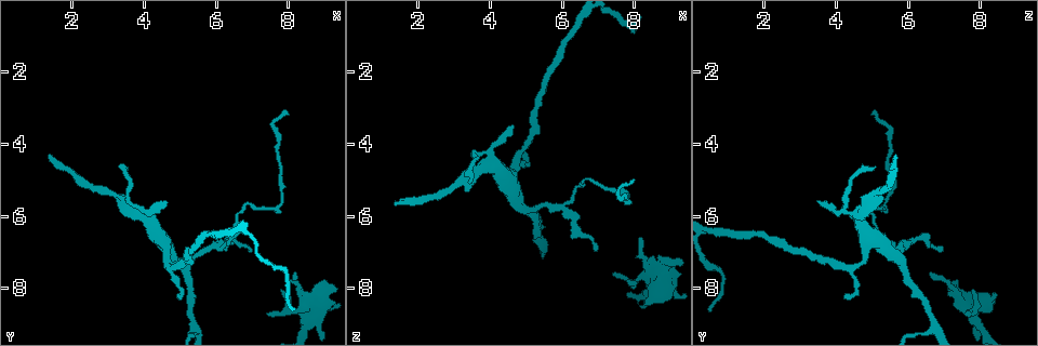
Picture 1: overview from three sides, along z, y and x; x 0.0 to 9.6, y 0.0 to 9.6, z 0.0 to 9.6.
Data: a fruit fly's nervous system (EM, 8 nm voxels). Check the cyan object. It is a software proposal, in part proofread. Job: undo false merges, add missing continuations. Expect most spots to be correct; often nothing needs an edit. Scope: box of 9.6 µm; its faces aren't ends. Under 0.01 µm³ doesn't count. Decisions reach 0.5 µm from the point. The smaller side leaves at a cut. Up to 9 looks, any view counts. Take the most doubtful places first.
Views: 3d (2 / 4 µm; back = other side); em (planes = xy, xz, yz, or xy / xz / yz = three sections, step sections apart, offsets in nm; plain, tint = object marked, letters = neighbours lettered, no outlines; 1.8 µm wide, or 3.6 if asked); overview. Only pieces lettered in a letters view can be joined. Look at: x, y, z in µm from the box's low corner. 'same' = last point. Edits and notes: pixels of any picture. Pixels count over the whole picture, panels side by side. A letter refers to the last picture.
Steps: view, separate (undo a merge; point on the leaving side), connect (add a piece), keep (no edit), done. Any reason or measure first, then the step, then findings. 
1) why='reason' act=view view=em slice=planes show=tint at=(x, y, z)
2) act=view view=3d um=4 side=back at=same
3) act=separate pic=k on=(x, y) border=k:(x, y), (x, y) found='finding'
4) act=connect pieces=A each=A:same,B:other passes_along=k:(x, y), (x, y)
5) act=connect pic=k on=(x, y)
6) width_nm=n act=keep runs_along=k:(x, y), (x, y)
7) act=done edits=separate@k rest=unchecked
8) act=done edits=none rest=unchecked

why='sharp bend' act=view view=em slice=planes show=letters at=(5.80, 6.85, 5.70)

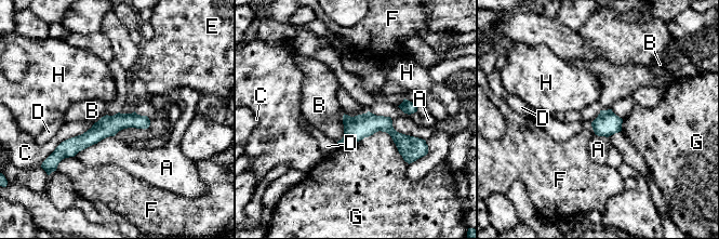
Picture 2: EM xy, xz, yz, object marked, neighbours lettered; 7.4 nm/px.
width_nm=160 longest_contact=G:420nm act=keep each=A:other,B:other,C:other,D:other,E:other,F:other,G:other,H:other found='continuous, no second neuron'

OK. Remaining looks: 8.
why='abrupt turn' act=view view=em um=3.6 slice=yz step=16 show=letters at=(8.70, 8.45, 7.75)

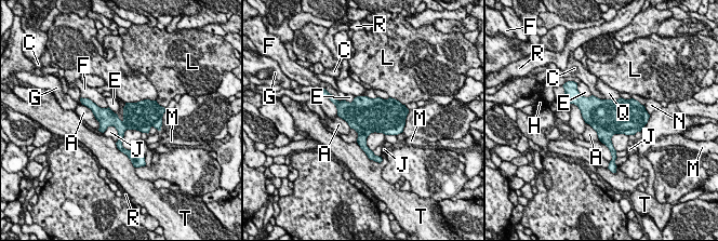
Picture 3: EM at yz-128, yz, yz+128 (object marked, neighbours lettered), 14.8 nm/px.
act=keep each=A:other,C:other,E:other,F:other,G:other,H:other,J:other,L:other,M:other,N:other,Q:other,R:other,T:other border=3:(108, 125), (117, 131), (116, 143) found='all the same neuron'

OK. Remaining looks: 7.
why='tapers out' act=view view=3d um=4 at=(1.40, 4.35, 5.65)

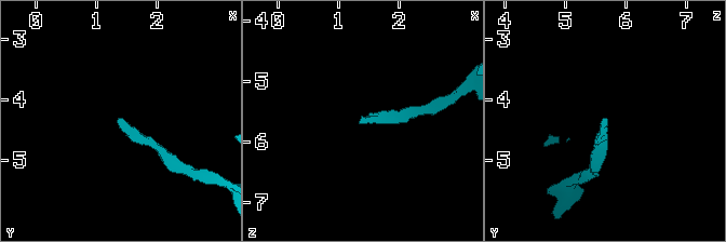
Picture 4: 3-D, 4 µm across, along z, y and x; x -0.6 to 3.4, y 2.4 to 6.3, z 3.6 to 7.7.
why='need the tissue' act=view view=em slice=planes show=letters at=(1.35, 4.30, 5.65)

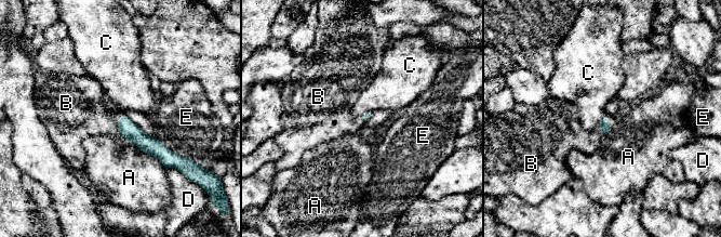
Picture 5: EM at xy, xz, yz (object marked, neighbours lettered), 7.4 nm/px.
act=connect pieces=B each=A:other,B:same,C:other,D:other,E:other passes_along=5:(129, 130), (120, 131), (89, 119) found='it goes on there'

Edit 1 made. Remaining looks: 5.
why='redraw' act=view view=overview

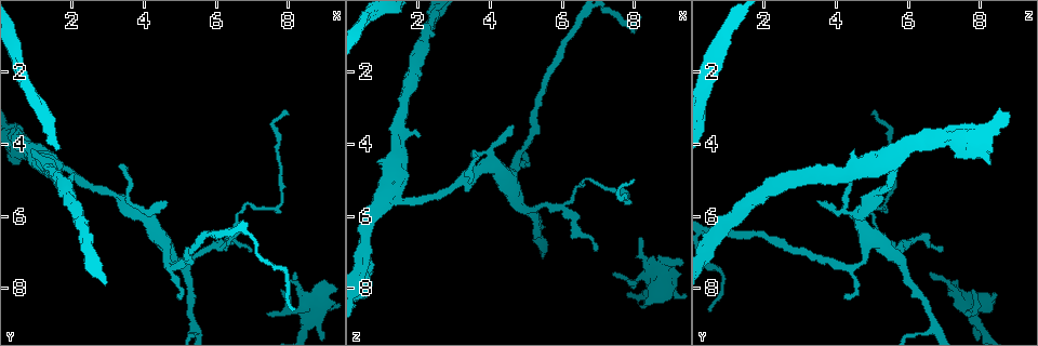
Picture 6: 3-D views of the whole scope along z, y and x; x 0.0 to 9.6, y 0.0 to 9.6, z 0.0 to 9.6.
why='an open end' act=view view=em slice=planes show=letters at=(0.80, 4.35, 7.55)

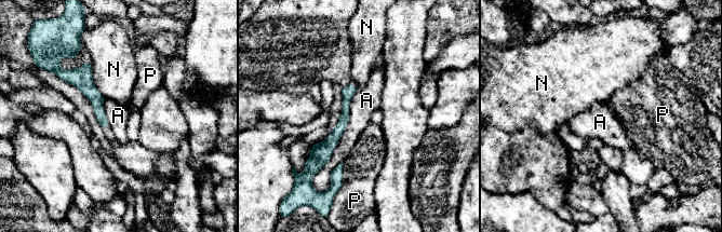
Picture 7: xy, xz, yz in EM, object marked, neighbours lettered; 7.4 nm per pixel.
act=keep each=A:other,N:other,P:other border=7:(358, 89), (331, 158), (312, 178) found='none of them fits'

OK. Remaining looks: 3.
act=done edits=connect@5 rest=unchecked

